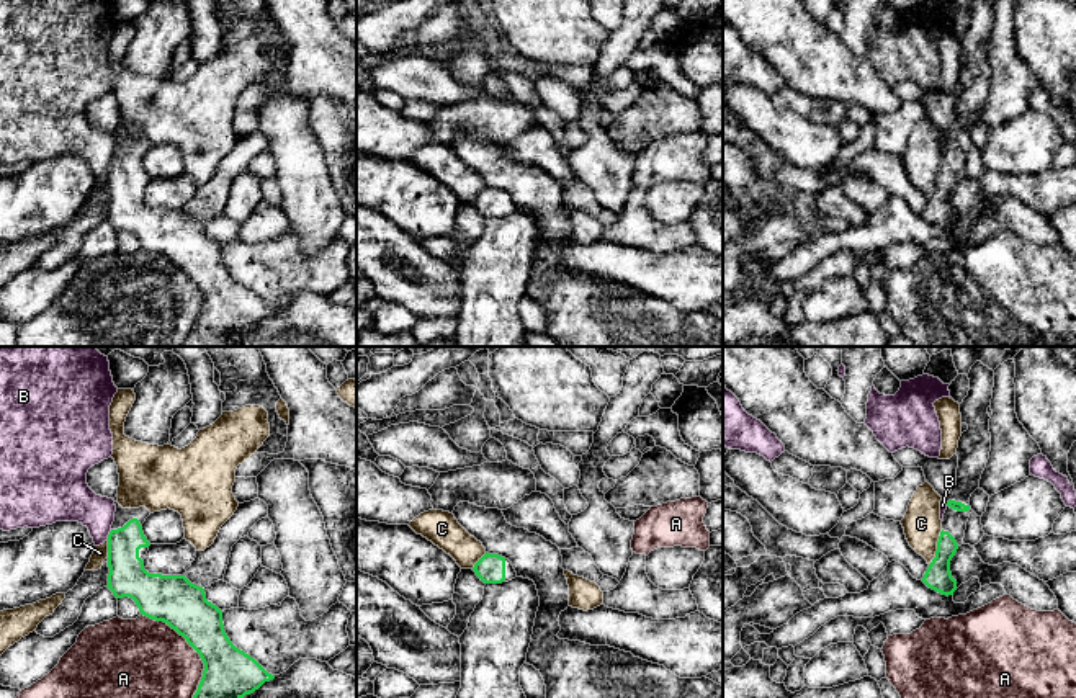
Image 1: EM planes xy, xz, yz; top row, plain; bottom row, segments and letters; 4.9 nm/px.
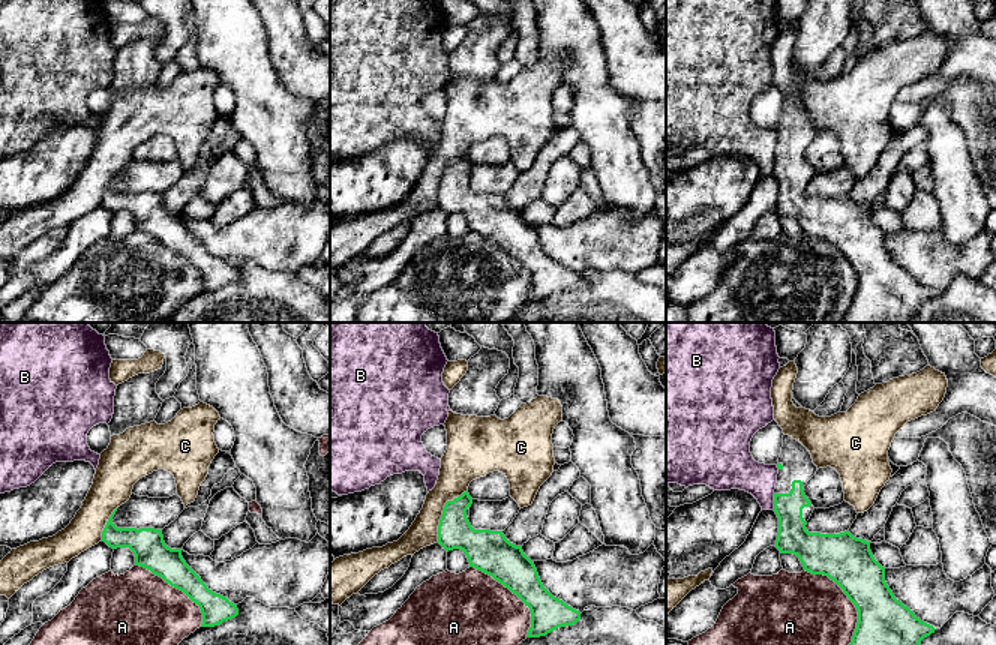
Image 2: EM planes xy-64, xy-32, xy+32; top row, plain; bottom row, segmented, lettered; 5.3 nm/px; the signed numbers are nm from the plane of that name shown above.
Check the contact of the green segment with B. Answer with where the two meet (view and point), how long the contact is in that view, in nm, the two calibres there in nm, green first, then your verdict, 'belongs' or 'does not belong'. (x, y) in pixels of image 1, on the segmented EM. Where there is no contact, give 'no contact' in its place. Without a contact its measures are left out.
contact xy (108, 535); length 50 nm; calibres 190 and 200 nm; does not belong

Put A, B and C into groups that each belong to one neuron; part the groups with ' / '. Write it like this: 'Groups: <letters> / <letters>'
Groups: A / B / C

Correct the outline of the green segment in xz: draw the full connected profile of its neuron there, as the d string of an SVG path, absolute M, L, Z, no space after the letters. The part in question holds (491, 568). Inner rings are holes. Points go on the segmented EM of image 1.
M489 553L474 564L473 570L484 584L502 584L517 577L509 559Z

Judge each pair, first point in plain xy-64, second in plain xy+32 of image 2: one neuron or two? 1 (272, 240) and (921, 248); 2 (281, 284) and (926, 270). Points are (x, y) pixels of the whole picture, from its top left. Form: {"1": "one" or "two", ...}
{"1": "one", "2": "two"}

